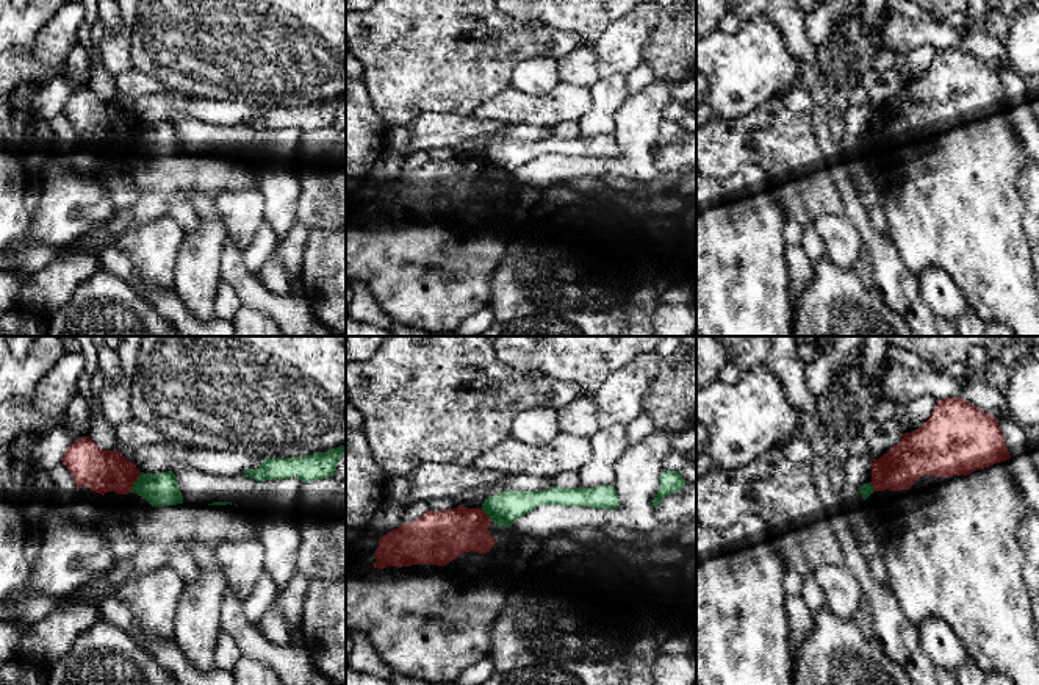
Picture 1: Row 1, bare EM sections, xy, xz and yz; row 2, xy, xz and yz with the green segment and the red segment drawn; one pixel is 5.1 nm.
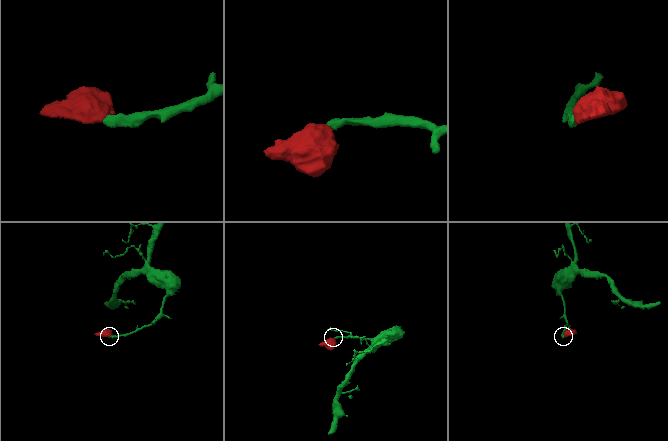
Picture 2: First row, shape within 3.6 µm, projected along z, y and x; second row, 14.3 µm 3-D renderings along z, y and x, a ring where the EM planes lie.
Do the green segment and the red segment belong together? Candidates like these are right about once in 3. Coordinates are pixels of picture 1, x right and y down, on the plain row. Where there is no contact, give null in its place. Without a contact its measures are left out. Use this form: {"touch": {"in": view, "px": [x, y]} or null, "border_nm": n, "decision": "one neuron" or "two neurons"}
{"touch": {"in": "xy", "px": [135, 132]}, "border_nm": 120, "decision": "two neurons"}

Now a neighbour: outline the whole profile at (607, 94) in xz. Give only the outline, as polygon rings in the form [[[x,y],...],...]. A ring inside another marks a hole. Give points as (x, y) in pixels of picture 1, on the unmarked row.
[[[617,74],[598,80],[591,88],[588,113],[579,120],[584,138],[615,134],[613,116],[621,103],[629,97],[626,75]]]

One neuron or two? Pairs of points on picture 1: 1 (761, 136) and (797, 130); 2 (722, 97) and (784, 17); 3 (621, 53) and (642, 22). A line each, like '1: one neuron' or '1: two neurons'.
1: one neuron
2: two neurons
3: one neuron

